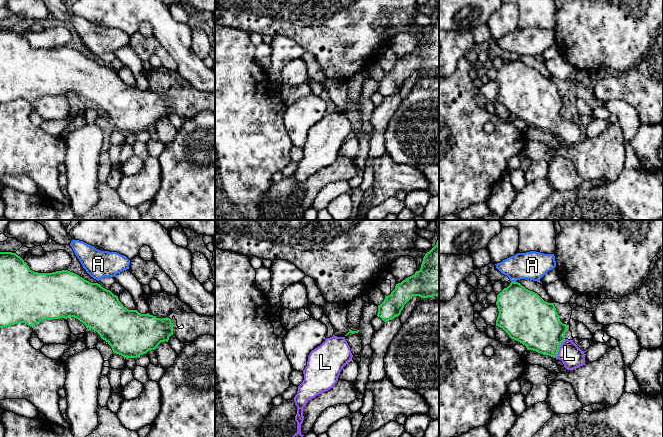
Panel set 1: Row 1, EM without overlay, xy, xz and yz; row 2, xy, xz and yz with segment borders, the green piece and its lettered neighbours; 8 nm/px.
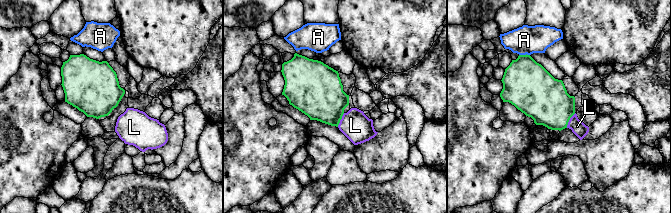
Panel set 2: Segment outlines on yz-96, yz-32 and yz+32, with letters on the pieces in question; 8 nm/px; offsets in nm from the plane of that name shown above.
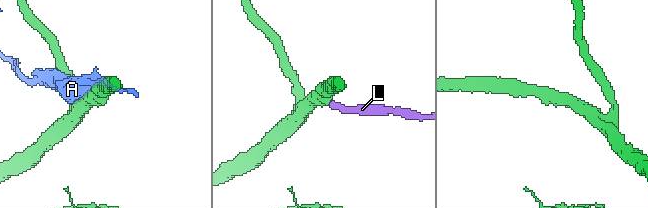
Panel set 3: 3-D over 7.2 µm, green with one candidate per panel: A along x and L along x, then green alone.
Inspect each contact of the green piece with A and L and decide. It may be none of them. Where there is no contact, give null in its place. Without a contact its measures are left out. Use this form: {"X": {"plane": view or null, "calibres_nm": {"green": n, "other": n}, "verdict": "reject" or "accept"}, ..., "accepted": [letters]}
{"A": {"plane": "yz", "calibres_nm": {"green": 360, "other": 220}, "verdict": "reject"}, "L": {"plane": "yz", "calibres_nm": {"green": 360, "other": 180}, "verdict": "accept"}, "accepted": ["L"]}

